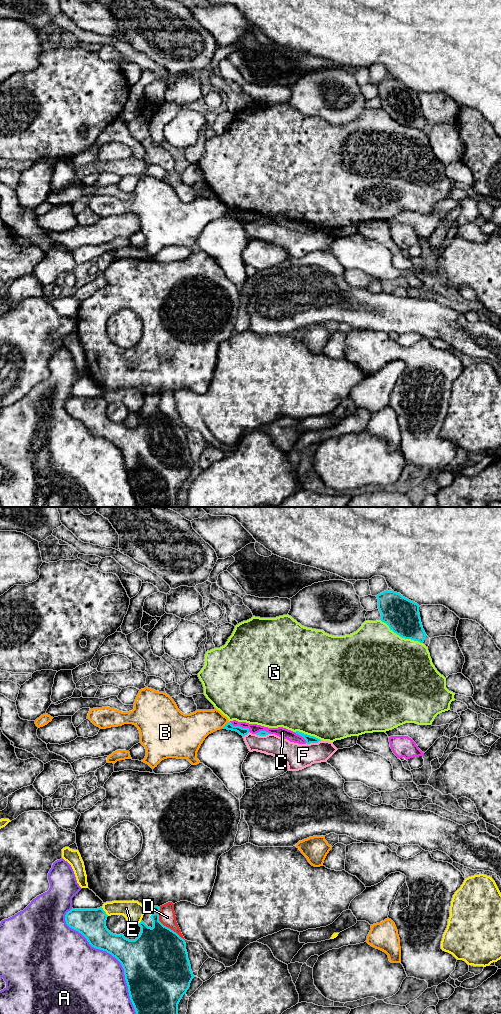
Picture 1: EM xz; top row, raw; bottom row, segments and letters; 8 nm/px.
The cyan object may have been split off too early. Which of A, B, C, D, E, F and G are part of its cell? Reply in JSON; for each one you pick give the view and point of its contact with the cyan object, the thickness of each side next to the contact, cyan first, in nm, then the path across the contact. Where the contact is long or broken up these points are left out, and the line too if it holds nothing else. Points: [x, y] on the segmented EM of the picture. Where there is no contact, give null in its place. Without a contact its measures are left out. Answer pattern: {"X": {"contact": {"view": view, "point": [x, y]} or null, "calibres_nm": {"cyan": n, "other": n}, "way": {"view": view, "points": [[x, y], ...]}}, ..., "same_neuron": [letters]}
{"same_neuron": []}

